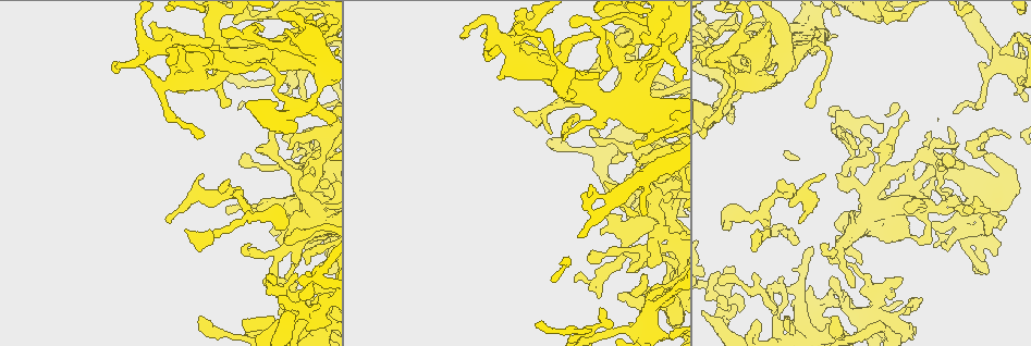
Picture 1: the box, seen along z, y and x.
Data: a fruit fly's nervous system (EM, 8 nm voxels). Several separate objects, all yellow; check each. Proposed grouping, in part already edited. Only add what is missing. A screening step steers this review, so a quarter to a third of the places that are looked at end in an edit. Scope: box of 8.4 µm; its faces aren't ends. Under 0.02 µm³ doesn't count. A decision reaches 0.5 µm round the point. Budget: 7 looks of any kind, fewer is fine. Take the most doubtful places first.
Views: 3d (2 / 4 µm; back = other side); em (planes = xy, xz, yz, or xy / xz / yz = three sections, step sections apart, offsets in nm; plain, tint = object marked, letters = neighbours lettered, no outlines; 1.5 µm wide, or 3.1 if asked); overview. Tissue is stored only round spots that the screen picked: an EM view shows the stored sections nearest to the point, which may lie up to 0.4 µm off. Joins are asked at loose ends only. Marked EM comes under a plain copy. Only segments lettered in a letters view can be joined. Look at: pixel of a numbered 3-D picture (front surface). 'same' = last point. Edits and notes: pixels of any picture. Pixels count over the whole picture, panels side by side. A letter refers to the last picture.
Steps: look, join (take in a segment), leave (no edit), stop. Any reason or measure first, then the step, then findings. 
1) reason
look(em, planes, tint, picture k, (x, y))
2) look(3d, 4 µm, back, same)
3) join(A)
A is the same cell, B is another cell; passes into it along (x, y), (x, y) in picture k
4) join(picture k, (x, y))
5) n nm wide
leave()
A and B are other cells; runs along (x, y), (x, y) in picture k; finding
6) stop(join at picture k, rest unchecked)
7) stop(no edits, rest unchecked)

look(em, planes, tint, picture 1, (729, 71))

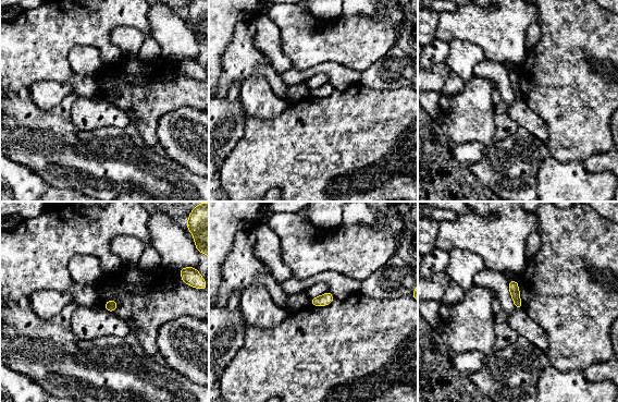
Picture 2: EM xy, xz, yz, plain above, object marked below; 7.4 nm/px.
look(em, planes, letters, same)

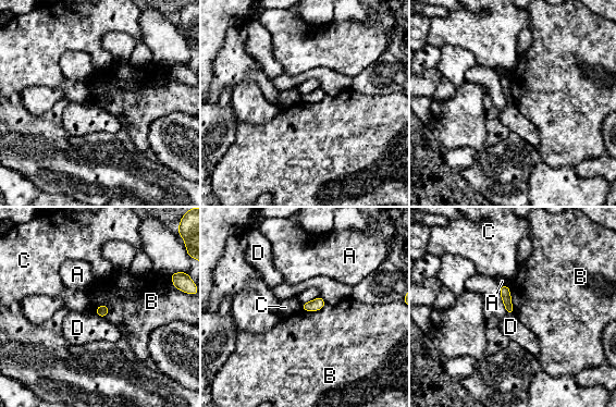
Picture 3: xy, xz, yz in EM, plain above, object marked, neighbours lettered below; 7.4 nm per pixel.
leave()
A, B, C and D are other cells; border along (507, 286), (514, 312) in picture 3; none of them fits

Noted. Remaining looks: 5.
branch stops here
look(3d, 4 µm, picture 1, (770, 23))

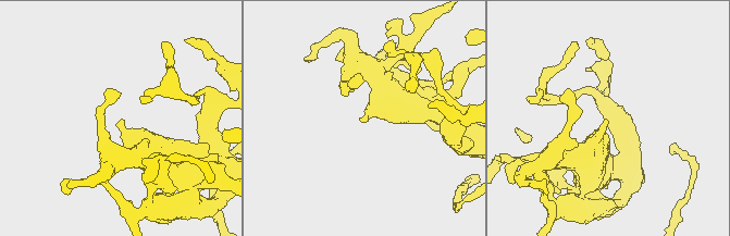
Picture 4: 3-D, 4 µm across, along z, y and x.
look(em, planes, letters, picture 4, (120, 123))

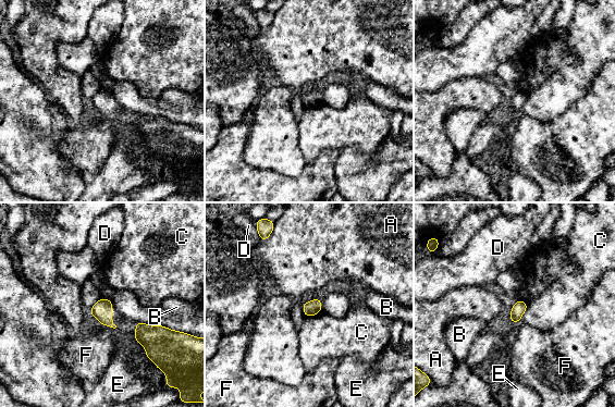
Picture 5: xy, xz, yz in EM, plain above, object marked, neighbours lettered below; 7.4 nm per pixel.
leave()
A, B, C, D, E and F are other cells; border along (320, 311), (306, 317) in picture 5; no lettered segment goes on from it

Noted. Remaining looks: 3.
branch stops here
look(em, planes, letters, picture 1, (230, 103))

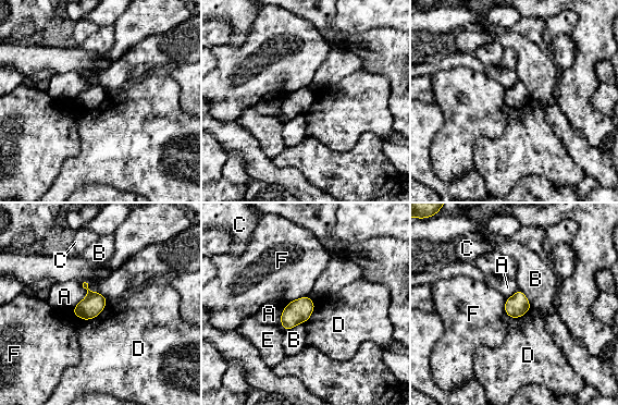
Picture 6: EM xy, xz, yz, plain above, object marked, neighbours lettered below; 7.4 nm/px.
leave()
A, B, C, D, E and F are other cells; border along (107, 301), (96, 316), (85, 320) in picture 6; none of them fits

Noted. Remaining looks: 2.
stop(no edits, rest unchecked)

